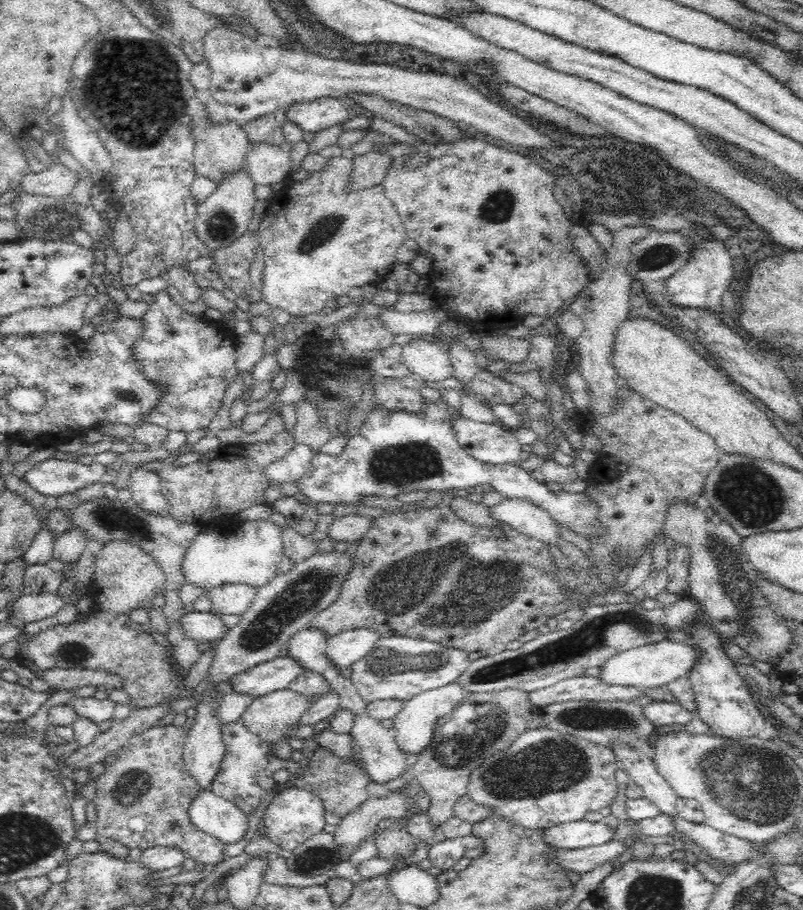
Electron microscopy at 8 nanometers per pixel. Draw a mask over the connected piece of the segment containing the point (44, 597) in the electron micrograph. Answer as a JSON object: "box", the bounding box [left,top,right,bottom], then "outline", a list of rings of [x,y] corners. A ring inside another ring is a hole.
{"box":[9,592,66,624],"outline":[[[60,592],[25,593],[14,602],[14,612],[9,616],[19,624],[32,622],[58,614],[66,604]]]}

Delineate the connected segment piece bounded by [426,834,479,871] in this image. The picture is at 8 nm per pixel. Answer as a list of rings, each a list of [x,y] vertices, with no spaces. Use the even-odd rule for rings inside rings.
[[[471,834],[464,838],[445,839],[443,842],[434,843],[428,850],[426,865],[447,871],[464,856],[466,850],[478,845],[479,838],[474,838]]]

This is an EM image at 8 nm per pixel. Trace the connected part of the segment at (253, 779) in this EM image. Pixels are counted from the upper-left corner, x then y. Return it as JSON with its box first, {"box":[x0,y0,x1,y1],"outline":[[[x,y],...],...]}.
{"box":[210,718,302,817],"outline":[[[240,718],[223,726],[222,739],[224,739],[227,750],[220,769],[210,782],[210,790],[217,796],[232,802],[240,811],[244,812],[246,817],[256,811],[262,798],[264,798],[264,794],[275,786],[274,772],[286,769],[294,777],[302,770],[301,762],[275,758],[272,754],[273,746],[251,733],[244,725],[244,721],[240,721]]]}

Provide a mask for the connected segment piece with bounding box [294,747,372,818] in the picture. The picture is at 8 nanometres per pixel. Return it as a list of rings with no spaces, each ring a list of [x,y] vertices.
[[[318,747],[314,750],[308,758],[306,770],[302,771],[304,773],[295,780],[294,785],[317,794],[327,811],[339,817],[348,816],[369,798],[367,787],[372,781],[365,770],[358,767],[355,760],[341,758],[328,748]]]

